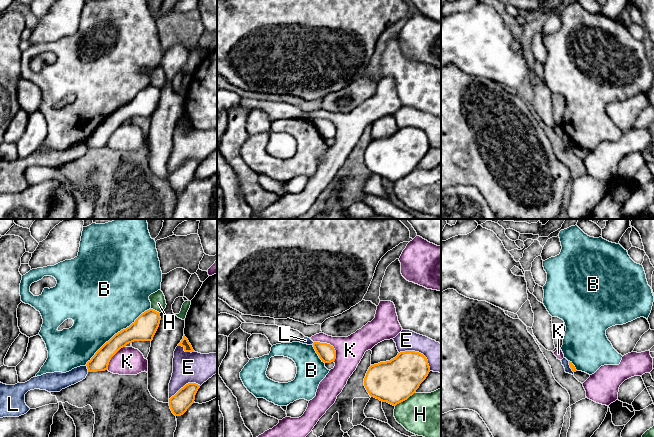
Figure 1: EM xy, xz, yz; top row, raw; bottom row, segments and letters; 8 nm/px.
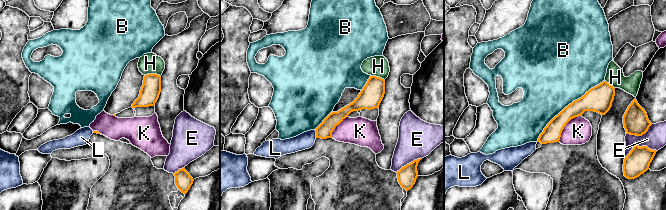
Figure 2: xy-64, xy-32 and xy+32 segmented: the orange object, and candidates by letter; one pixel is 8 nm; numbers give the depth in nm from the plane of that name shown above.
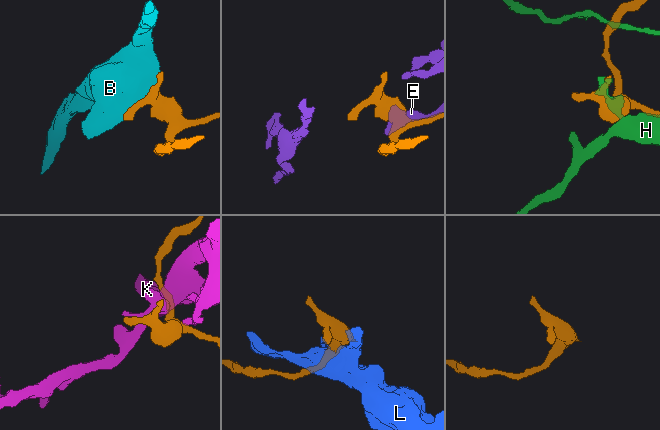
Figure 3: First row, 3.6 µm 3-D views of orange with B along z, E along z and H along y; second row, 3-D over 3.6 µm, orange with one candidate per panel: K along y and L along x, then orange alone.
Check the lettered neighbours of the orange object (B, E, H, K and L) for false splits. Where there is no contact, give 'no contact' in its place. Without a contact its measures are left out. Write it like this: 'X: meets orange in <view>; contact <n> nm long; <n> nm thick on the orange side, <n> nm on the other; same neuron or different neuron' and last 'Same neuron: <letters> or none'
B: meets orange in xy; contact 700 nm long; 190 nm thick on the orange side, 500 nm on the other; different neuron
E: meets orange in xz; contact 300 nm long; 320 nm thick on the orange side, 220 nm on the other; different neuron
H: meets orange in xz; contact 200 nm long; 340 nm thick on the orange side, 360 nm on the other; different neuron
K: meets orange in xz; contact 240 nm long; 140 nm thick on the orange side, 220 nm on the other; different neuron
L: meets orange in xy; contact 60 nm long; 140 nm thick on the orange side, 140 nm on the other; different neuron
Same neuron: none

